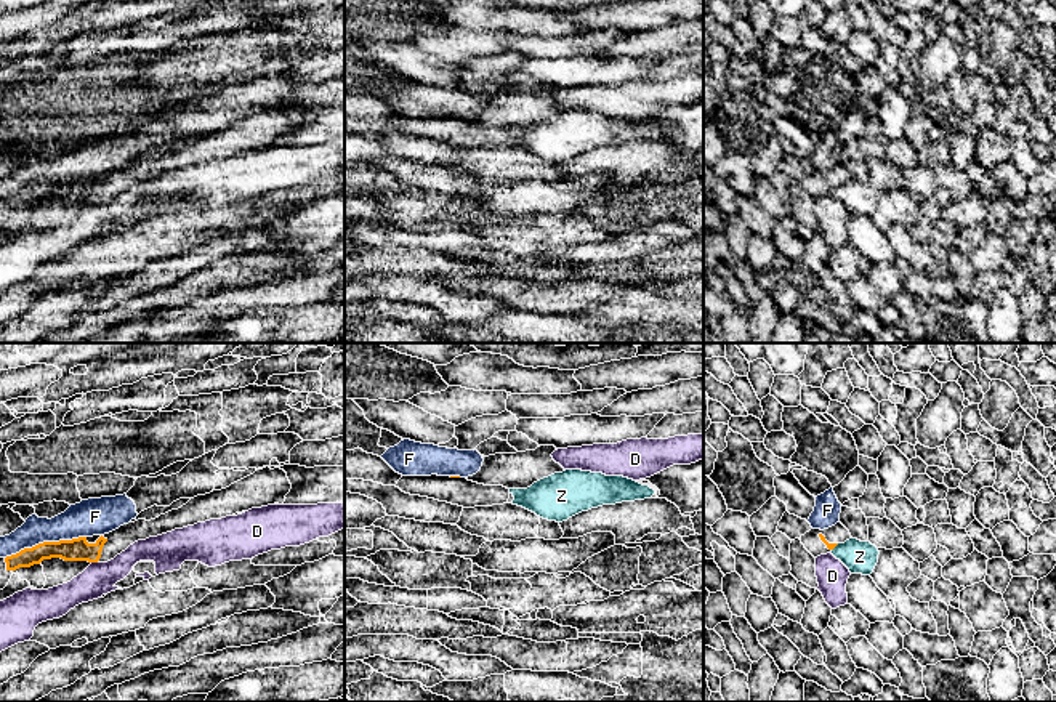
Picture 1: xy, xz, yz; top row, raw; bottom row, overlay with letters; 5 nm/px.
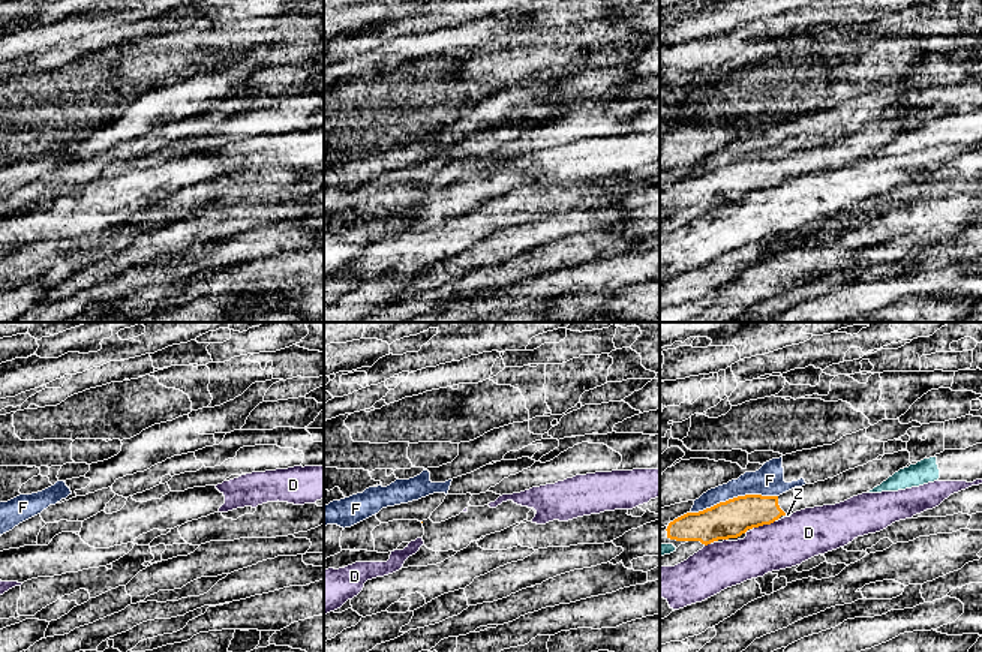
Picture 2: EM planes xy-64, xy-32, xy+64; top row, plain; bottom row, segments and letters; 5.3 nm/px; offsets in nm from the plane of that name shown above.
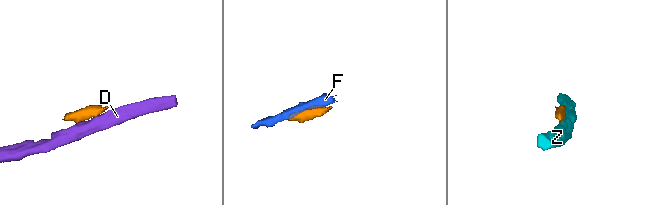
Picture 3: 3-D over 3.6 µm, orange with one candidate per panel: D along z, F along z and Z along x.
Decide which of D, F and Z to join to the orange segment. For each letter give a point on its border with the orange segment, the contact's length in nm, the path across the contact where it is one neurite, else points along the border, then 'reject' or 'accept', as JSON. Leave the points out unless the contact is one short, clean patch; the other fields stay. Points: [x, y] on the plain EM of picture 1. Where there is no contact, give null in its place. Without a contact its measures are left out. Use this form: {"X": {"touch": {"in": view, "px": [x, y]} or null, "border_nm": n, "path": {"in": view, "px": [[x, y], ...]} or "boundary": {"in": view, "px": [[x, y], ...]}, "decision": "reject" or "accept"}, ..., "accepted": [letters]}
{"D": {"touch": {"in": "xy", "px": [95, 202]}, "border_nm": 40, "boundary": {"in": "xy", "px": [[98, 201], [92, 204]]}, "decision": "reject"}, "F": {"touch": {"in": "xy", "px": [45, 183]}, "border_nm": 420, "decision": "reject"}, "Z": {"touch": {"in": "yz", "px": [835, 186]}, "border_nm": 50, "decision": "reject"}, "accepted": []}

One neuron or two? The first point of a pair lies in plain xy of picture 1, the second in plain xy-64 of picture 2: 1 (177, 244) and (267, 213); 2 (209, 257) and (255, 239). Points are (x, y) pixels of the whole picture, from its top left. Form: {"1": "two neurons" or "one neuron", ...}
{"1": "two neurons", "2": "two neurons"}

